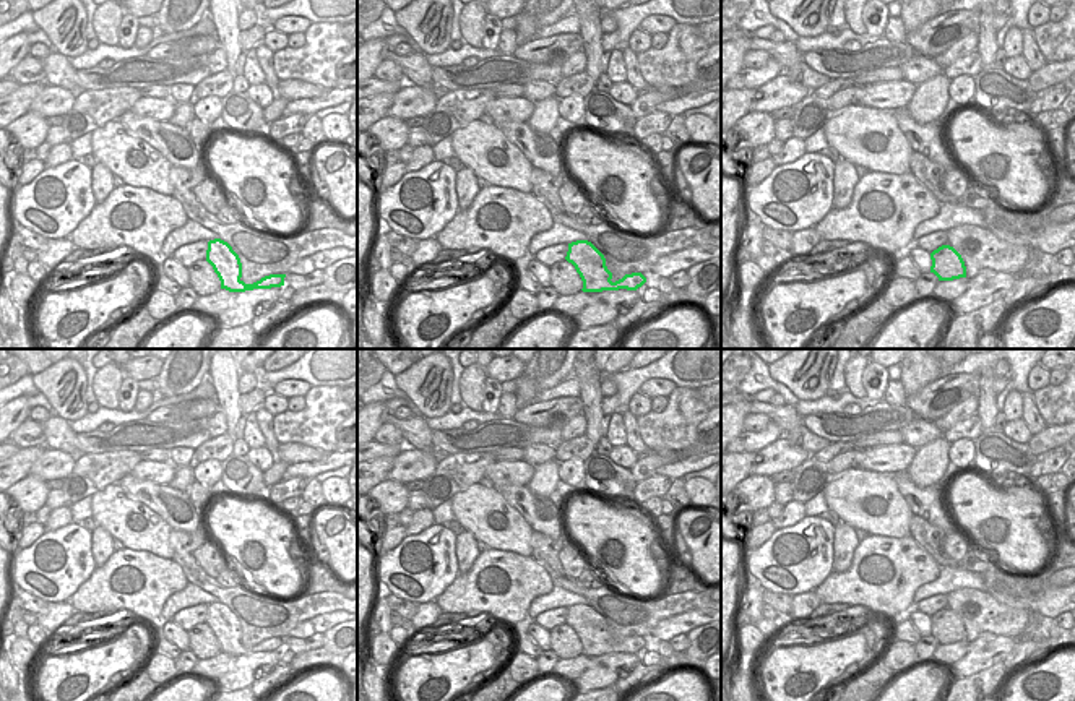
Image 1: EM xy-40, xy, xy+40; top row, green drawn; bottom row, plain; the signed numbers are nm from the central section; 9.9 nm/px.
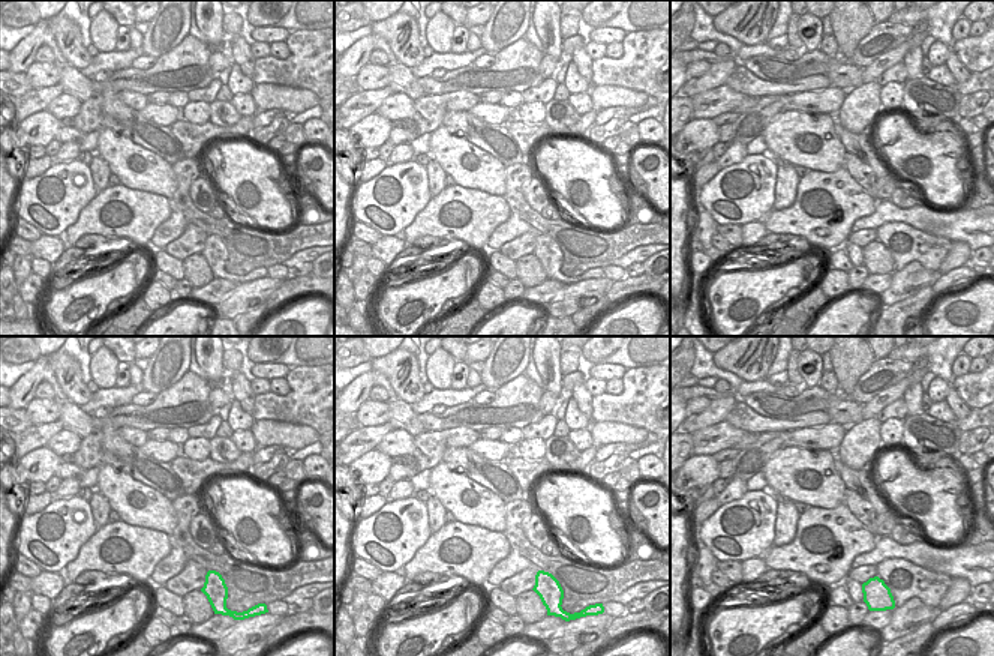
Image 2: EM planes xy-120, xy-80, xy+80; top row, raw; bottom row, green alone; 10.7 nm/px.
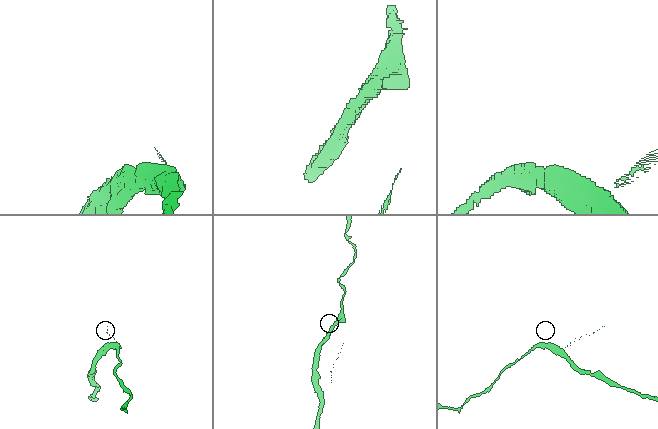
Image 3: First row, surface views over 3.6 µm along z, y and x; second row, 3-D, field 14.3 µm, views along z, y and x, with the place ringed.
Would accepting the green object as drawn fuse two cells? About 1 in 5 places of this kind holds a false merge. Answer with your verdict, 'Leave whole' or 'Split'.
Split.

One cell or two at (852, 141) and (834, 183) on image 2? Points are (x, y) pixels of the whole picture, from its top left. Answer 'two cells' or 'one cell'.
two cells

